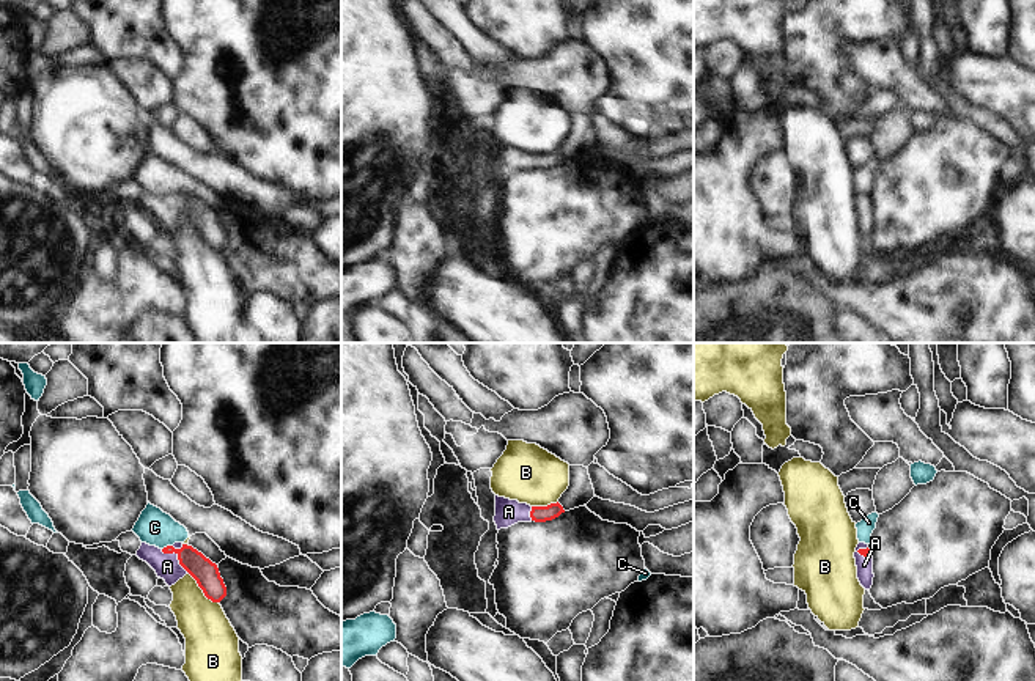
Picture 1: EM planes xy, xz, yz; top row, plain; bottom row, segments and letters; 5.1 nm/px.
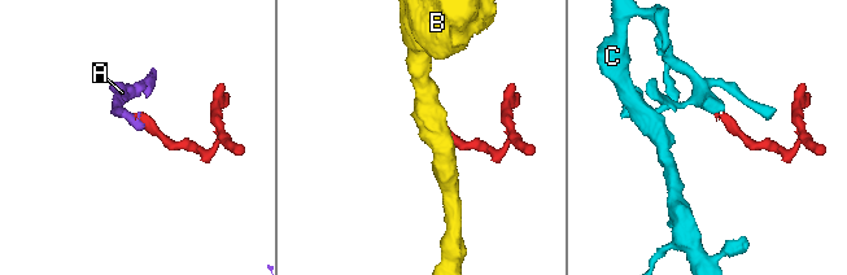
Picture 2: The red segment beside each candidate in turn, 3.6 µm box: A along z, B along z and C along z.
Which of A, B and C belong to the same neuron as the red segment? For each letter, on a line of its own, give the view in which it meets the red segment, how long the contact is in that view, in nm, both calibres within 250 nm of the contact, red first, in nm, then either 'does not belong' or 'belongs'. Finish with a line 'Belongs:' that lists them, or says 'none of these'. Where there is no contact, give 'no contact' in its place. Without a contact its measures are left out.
A: xy | 200 nm | 130/130 nm | belongs
B: xy | 220 nm | 130/260 nm | does not belong
C: xy | 60 nm | 130/190 nm | does not belong
Belongs: A

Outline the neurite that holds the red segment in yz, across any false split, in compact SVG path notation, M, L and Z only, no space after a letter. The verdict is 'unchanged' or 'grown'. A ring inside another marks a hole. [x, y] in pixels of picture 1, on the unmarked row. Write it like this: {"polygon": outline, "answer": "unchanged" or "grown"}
{"polygon": "M859 190L854 200L857 226L865 237L870 237L873 233L873 203L868 197L868 192Z", "answer": "grown"}

